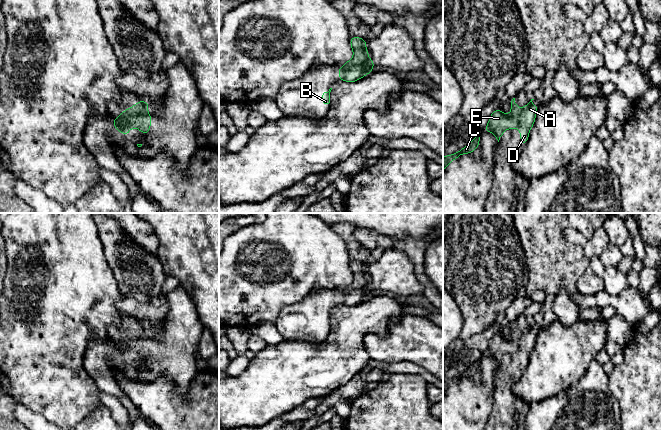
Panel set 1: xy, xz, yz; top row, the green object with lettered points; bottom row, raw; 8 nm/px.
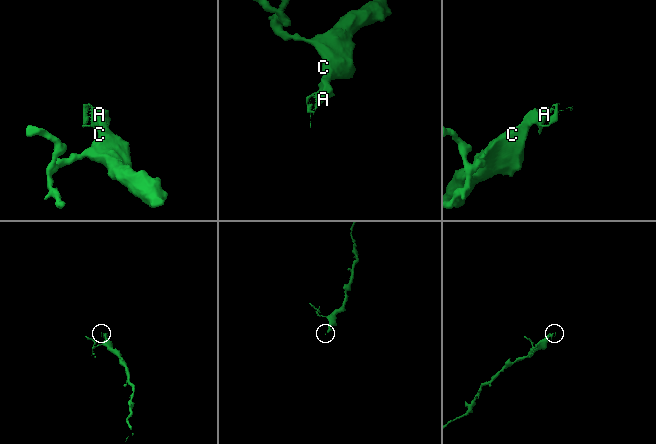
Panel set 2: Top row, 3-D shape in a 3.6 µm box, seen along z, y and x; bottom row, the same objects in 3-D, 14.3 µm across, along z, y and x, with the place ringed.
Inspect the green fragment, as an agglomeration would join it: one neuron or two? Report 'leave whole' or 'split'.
split

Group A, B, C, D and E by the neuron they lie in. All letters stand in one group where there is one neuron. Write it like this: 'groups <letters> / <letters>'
groups A B D / C E

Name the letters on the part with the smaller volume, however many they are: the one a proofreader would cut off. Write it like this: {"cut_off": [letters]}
{"cut_off": ["A", "B", "D"]}

